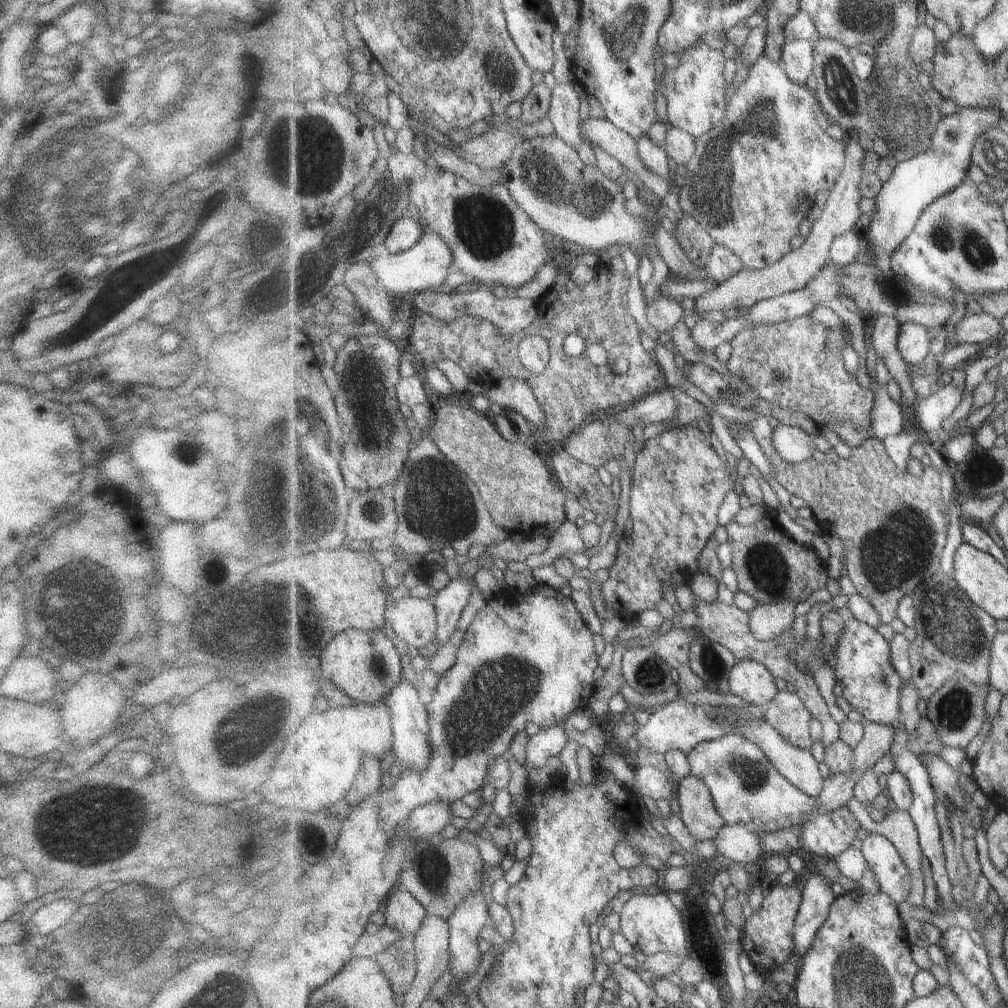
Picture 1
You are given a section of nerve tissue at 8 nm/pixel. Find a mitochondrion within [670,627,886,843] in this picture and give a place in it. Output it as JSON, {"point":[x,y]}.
{"point":[753,775]}

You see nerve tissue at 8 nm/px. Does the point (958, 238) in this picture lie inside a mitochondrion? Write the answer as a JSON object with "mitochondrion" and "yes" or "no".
{"mitochondrion":"yes"}

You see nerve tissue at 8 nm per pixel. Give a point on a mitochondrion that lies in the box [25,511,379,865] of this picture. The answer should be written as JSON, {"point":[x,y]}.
{"point":[80,605]}

